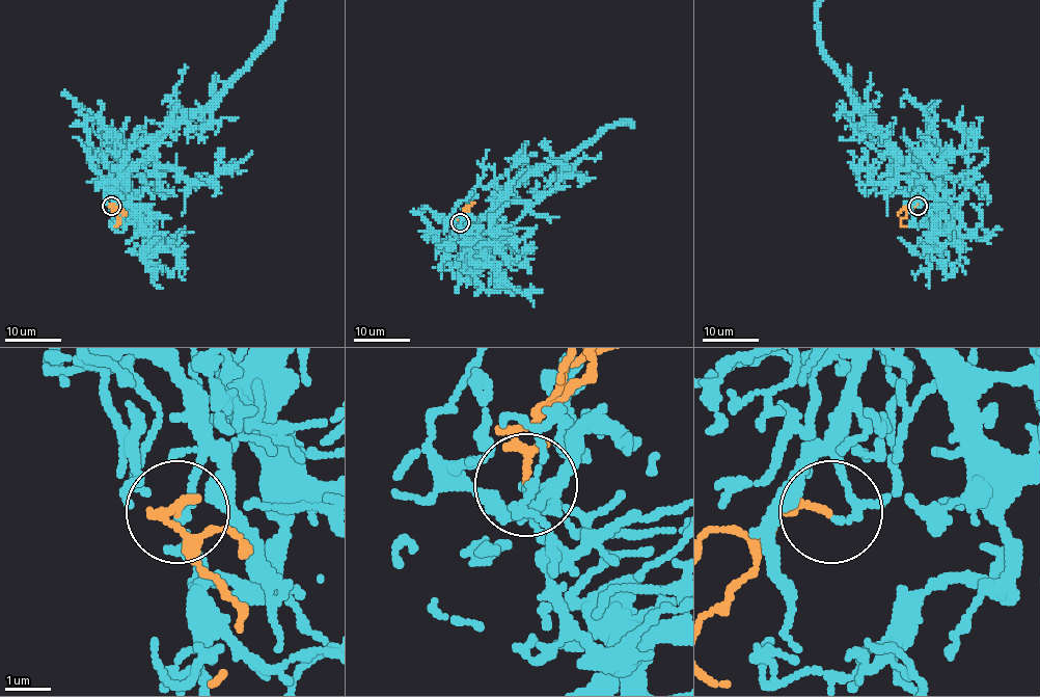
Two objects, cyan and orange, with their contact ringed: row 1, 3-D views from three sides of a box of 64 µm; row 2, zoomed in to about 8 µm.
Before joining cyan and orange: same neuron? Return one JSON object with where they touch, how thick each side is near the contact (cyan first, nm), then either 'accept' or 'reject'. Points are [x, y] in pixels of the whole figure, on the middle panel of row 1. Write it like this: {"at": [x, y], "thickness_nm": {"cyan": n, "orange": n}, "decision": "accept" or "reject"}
{"at": [460, 222], "thickness_nm": {"cyan": 120, "orange": 150}, "decision": "accept"}

